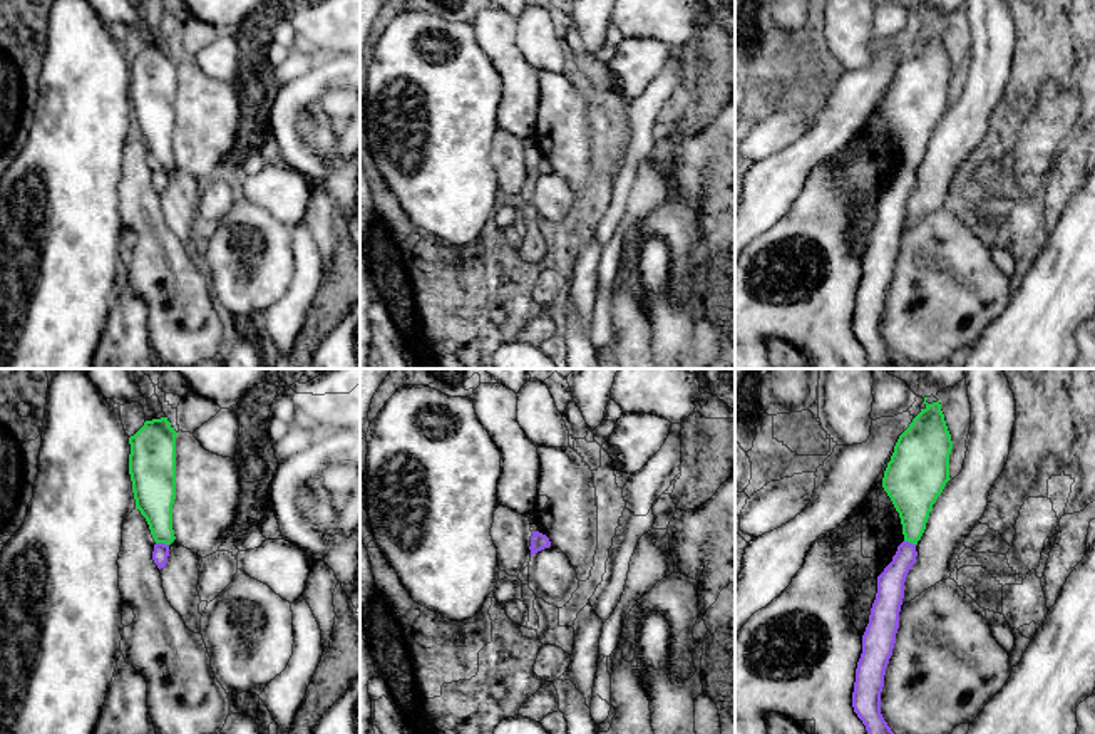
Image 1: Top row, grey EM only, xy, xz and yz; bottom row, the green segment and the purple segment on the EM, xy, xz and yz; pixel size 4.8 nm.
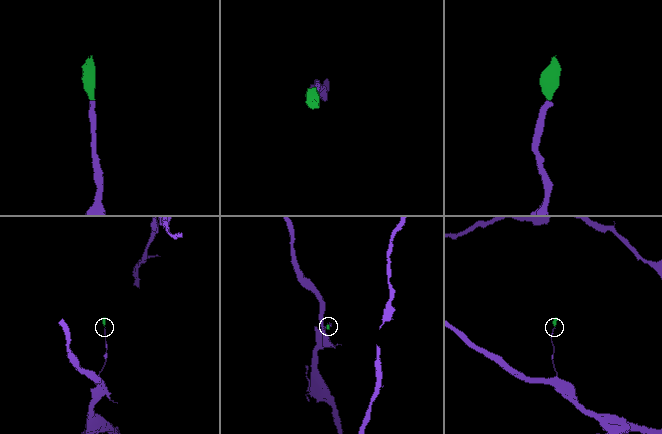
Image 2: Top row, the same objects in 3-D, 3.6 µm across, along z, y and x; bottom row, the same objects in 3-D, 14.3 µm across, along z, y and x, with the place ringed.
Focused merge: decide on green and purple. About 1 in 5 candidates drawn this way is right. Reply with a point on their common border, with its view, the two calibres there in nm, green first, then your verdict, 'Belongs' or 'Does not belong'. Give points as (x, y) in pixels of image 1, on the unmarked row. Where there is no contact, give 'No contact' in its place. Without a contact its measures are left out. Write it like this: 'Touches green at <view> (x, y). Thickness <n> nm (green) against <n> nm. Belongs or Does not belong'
Touches green at xy (163, 166). Thickness 200 nm (green) against 80 nm. Belongs

